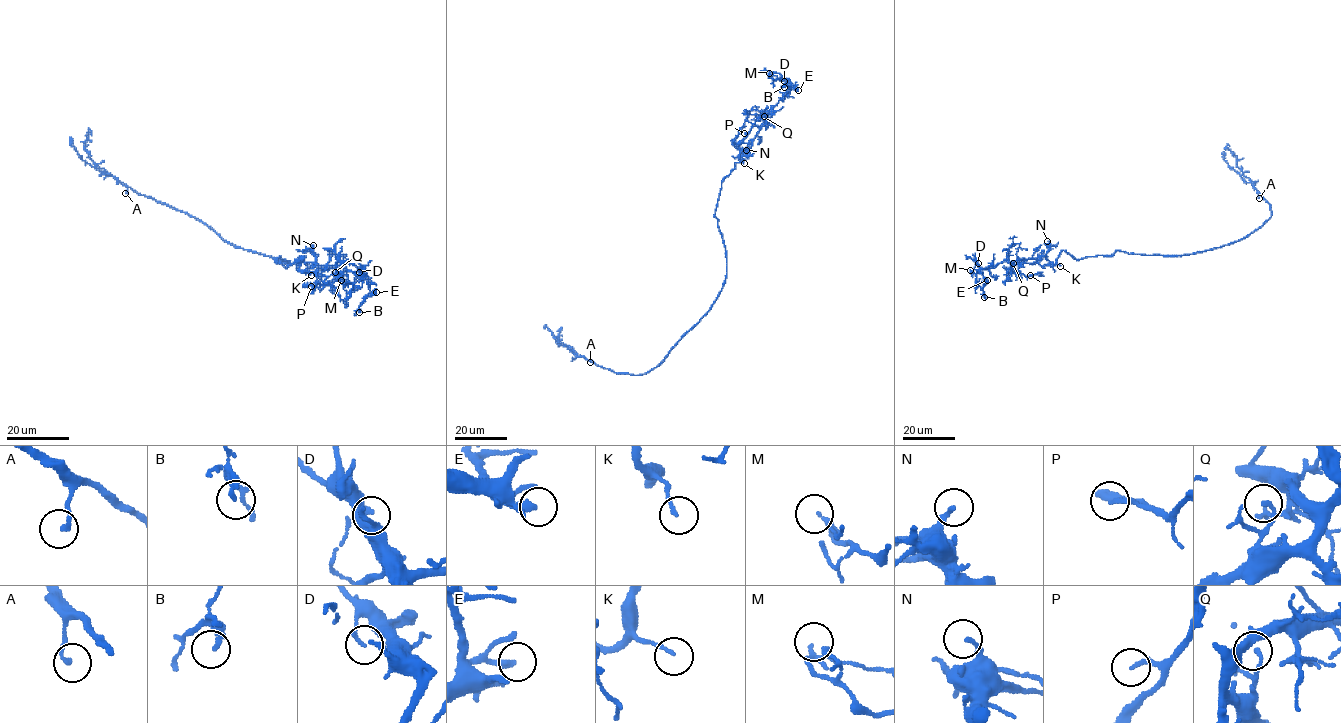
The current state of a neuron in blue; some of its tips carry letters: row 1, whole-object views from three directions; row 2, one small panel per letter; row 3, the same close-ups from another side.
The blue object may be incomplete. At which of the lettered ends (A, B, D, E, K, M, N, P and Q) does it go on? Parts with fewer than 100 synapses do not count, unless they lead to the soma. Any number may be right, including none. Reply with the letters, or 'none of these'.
none of these

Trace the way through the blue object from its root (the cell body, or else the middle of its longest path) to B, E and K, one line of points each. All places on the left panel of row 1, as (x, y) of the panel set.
B: (289, 262), (276, 260), (286, 266), (300, 256), (306, 274), (316, 263), (360, 275), (369, 294), (359, 312)
E: (289, 262), (279, 256), (276, 260), (286, 266), (300, 256), (306, 274), (314, 263), (347, 269), (376, 292)
K: (289, 262), (279, 256), (276, 260), (286, 266), (300, 256), (311, 275)

